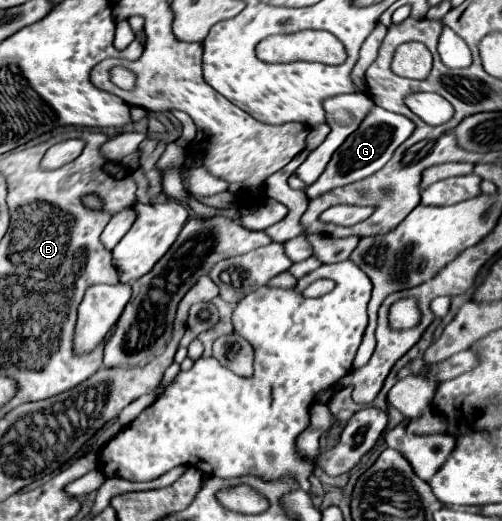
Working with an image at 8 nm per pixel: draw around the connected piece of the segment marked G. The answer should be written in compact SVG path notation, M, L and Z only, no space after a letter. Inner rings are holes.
M375 106L365 116L365 120L359 124L359 128L353 134L349 134L347 140L333 152L325 172L317 178L315 184L311 184L307 188L307 196L317 198L333 188L339 188L339 186L345 186L345 184L351 184L351 182L357 182L357 180L363 180L363 178L375 174L389 160L389 156L393 156L395 148L411 136L413 130L415 130L415 124L409 118ZM387 150L389 150L389 156L387 156Z

